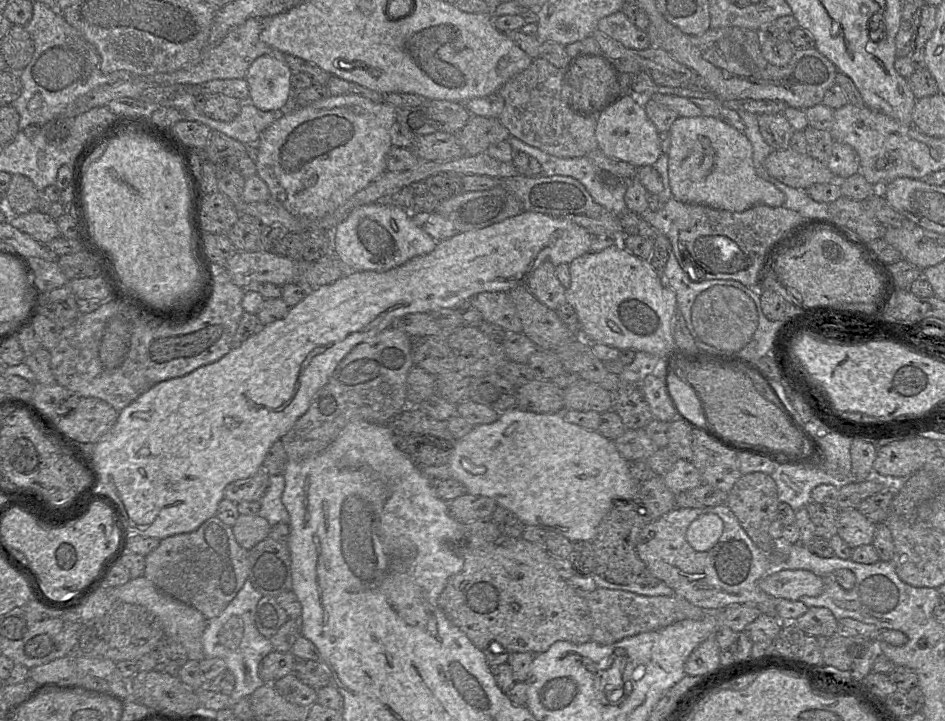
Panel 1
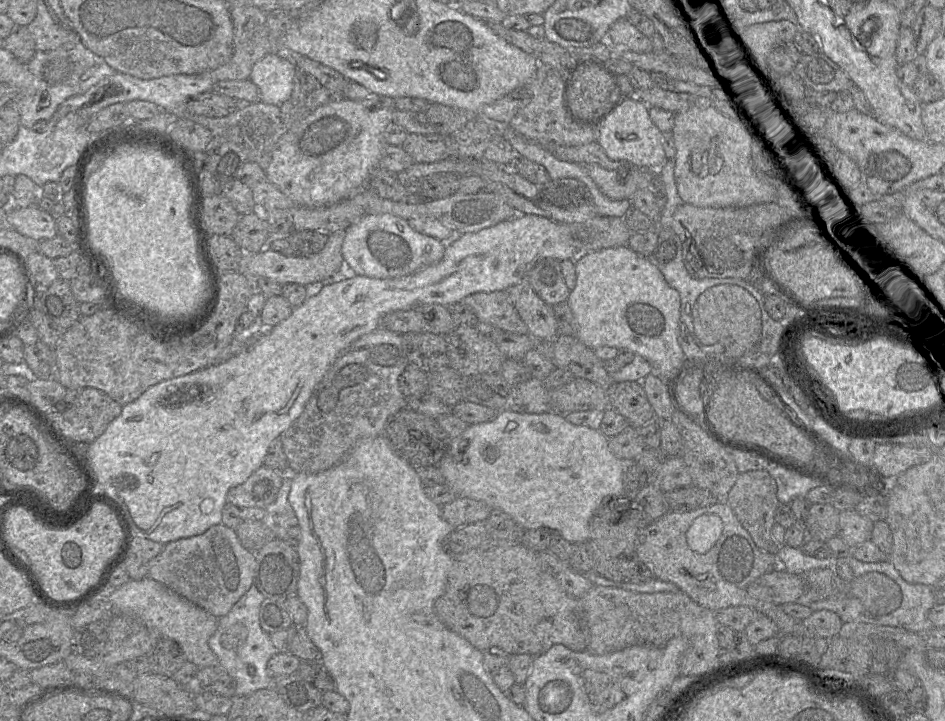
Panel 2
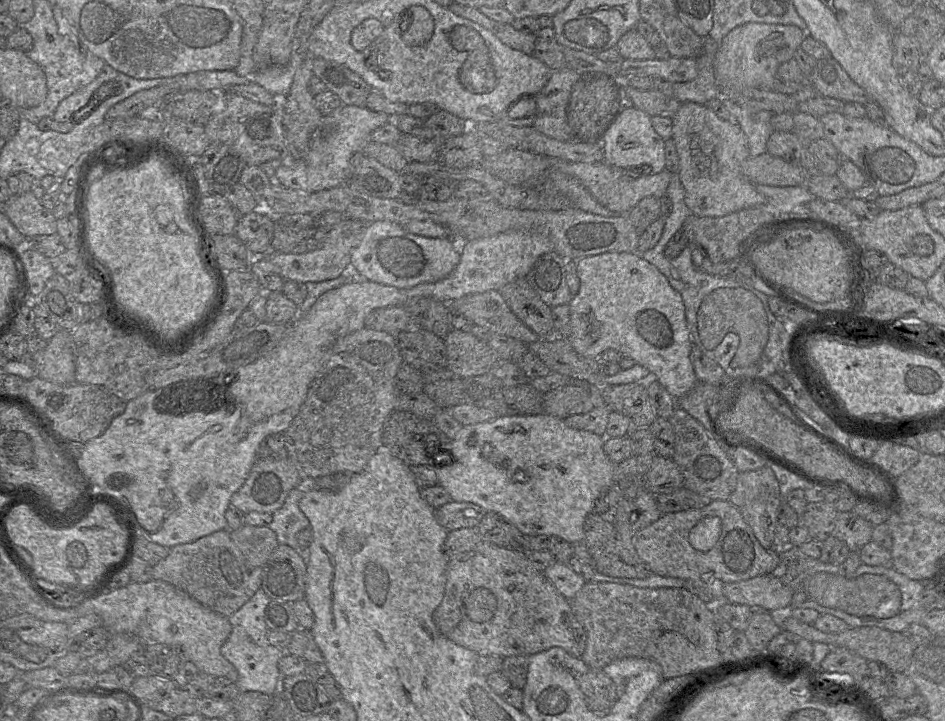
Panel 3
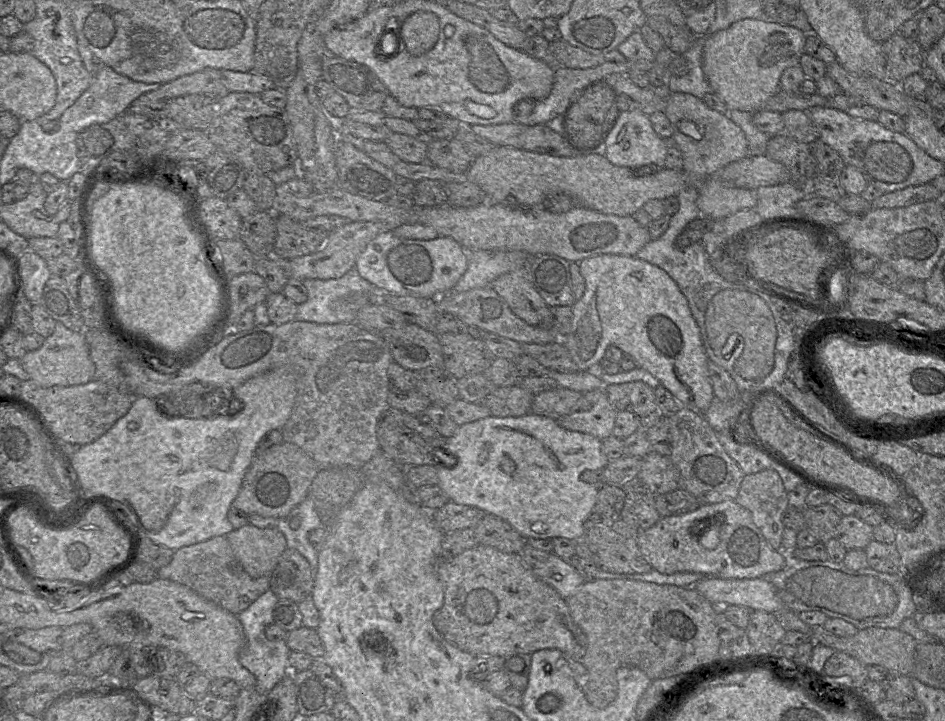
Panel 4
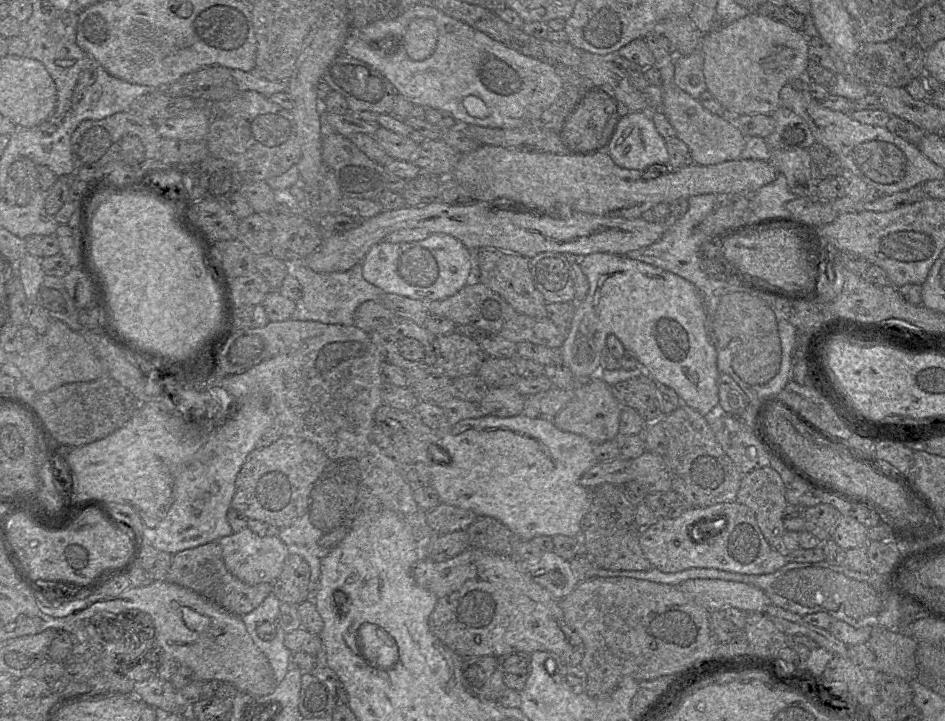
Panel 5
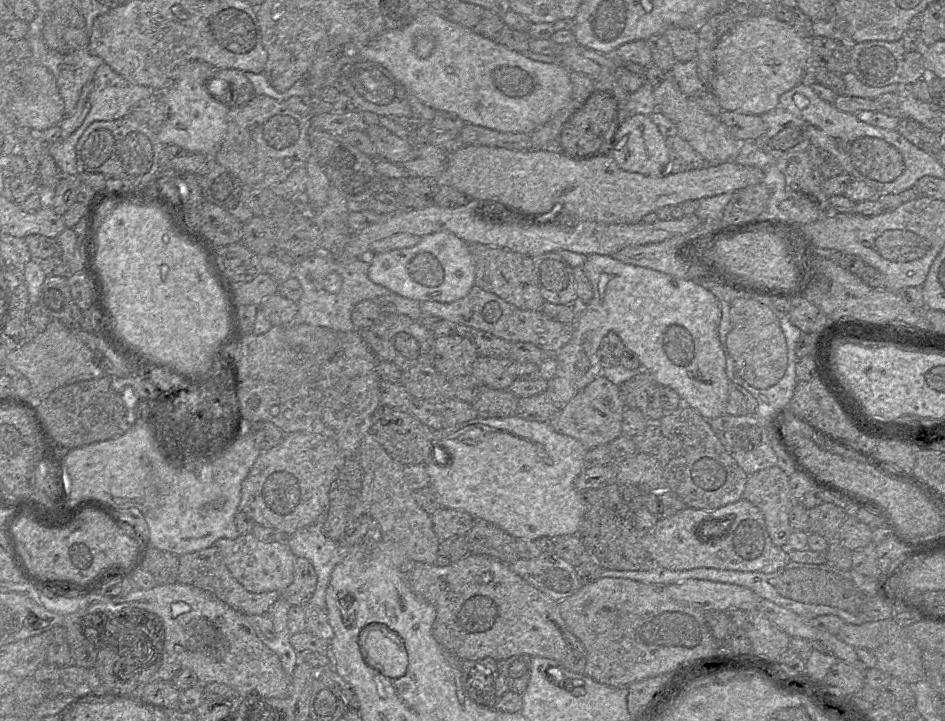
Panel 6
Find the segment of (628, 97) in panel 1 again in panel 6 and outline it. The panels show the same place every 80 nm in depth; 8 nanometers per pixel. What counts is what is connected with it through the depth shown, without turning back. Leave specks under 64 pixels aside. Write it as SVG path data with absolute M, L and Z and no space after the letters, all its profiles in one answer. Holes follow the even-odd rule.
M634 114L624 116L612 145L610 156L616 164L627 172L645 176L660 176L669 169L669 152L666 138L649 115Z

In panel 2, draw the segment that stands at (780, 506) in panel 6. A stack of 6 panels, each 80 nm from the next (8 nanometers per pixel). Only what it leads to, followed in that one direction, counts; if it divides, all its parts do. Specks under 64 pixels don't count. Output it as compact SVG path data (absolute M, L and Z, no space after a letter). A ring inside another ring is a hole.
M752 470L739 473L735 484L725 499L741 525L748 531L756 546L770 554L776 554L779 545L771 536L775 512L779 505L777 485L768 470Z

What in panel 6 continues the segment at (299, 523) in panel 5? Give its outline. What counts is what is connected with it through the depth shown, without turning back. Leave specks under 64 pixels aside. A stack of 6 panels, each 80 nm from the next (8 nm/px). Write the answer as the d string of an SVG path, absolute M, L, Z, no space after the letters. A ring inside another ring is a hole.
M312 524L286 538L286 544L296 557L306 558L317 574L316 588L308 604L326 609L326 590L335 566L349 554L351 547L343 547Z

